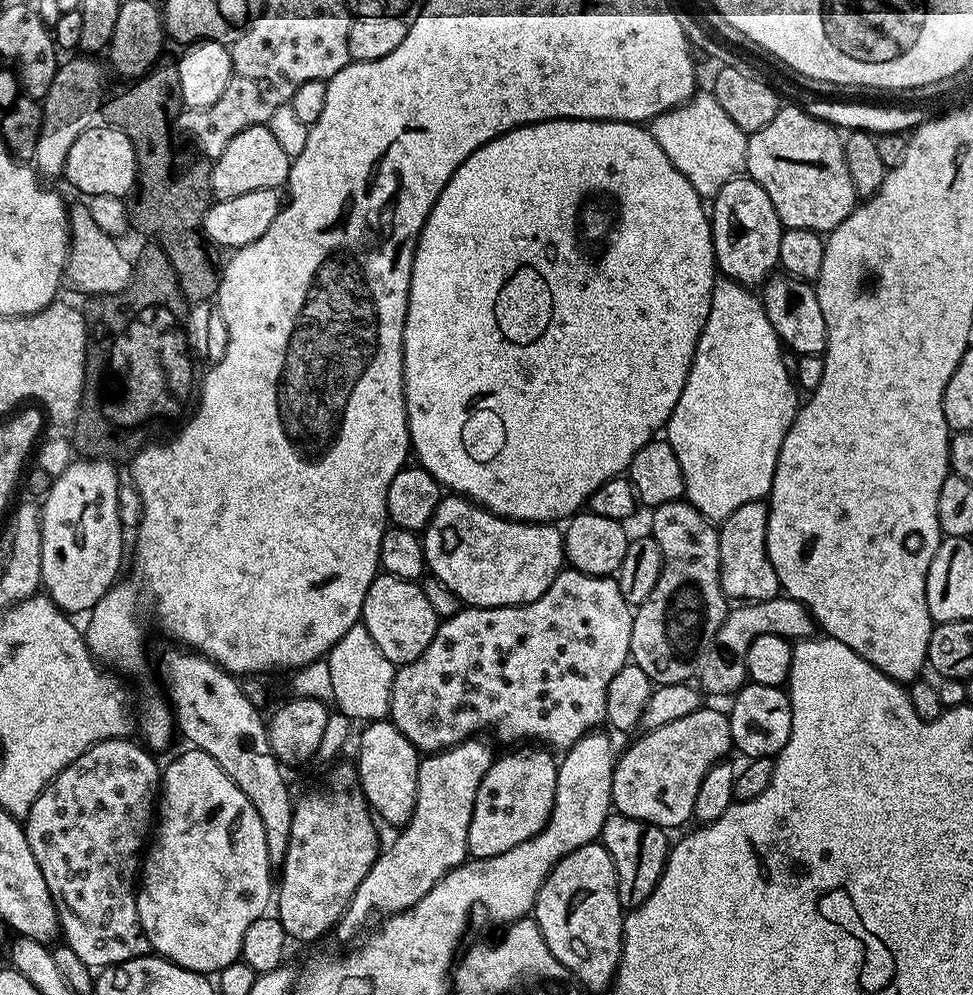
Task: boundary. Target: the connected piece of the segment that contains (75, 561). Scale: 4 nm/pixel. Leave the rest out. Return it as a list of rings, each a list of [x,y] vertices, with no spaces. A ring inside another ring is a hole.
[[[77,459],[61,476],[51,481],[52,489],[42,500],[40,583],[48,599],[65,614],[91,613],[92,607],[121,575],[124,528],[120,525],[120,476],[116,468],[115,463],[107,460]]]

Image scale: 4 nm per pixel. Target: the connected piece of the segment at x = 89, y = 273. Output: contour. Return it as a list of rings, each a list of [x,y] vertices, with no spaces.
[[[73,203],[68,209],[68,257],[63,283],[76,292],[85,292],[88,298],[118,294],[132,280],[134,264],[116,244],[119,244],[117,237],[106,234],[106,230],[94,223],[87,203]]]

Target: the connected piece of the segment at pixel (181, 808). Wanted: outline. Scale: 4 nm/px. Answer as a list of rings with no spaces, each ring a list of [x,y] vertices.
[[[189,747],[187,751],[181,756],[174,757],[168,765],[165,763],[162,768],[162,787],[158,793],[158,823],[154,828],[154,839],[142,860],[136,905],[140,925],[148,939],[148,947],[155,955],[162,956],[172,964],[182,966],[191,972],[219,974],[223,968],[241,959],[242,938],[246,938],[246,930],[250,930],[250,922],[254,922],[254,918],[265,915],[269,911],[268,903],[271,900],[273,903],[274,900],[274,865],[270,862],[266,850],[266,830],[262,830],[262,818],[258,818],[258,810],[254,810],[250,798],[246,798],[246,794],[242,794],[242,790],[234,786],[226,770],[222,770],[222,766],[218,766],[218,762],[210,758],[210,754],[194,747]]]

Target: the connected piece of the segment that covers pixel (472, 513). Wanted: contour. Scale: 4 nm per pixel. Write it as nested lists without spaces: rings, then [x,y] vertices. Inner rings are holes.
[[[459,494],[441,495],[430,522],[422,530],[422,543],[427,571],[454,590],[461,605],[474,608],[513,608],[515,604],[534,602],[546,594],[550,582],[554,582],[566,564],[564,538],[555,523],[529,524],[523,520],[507,520]]]

